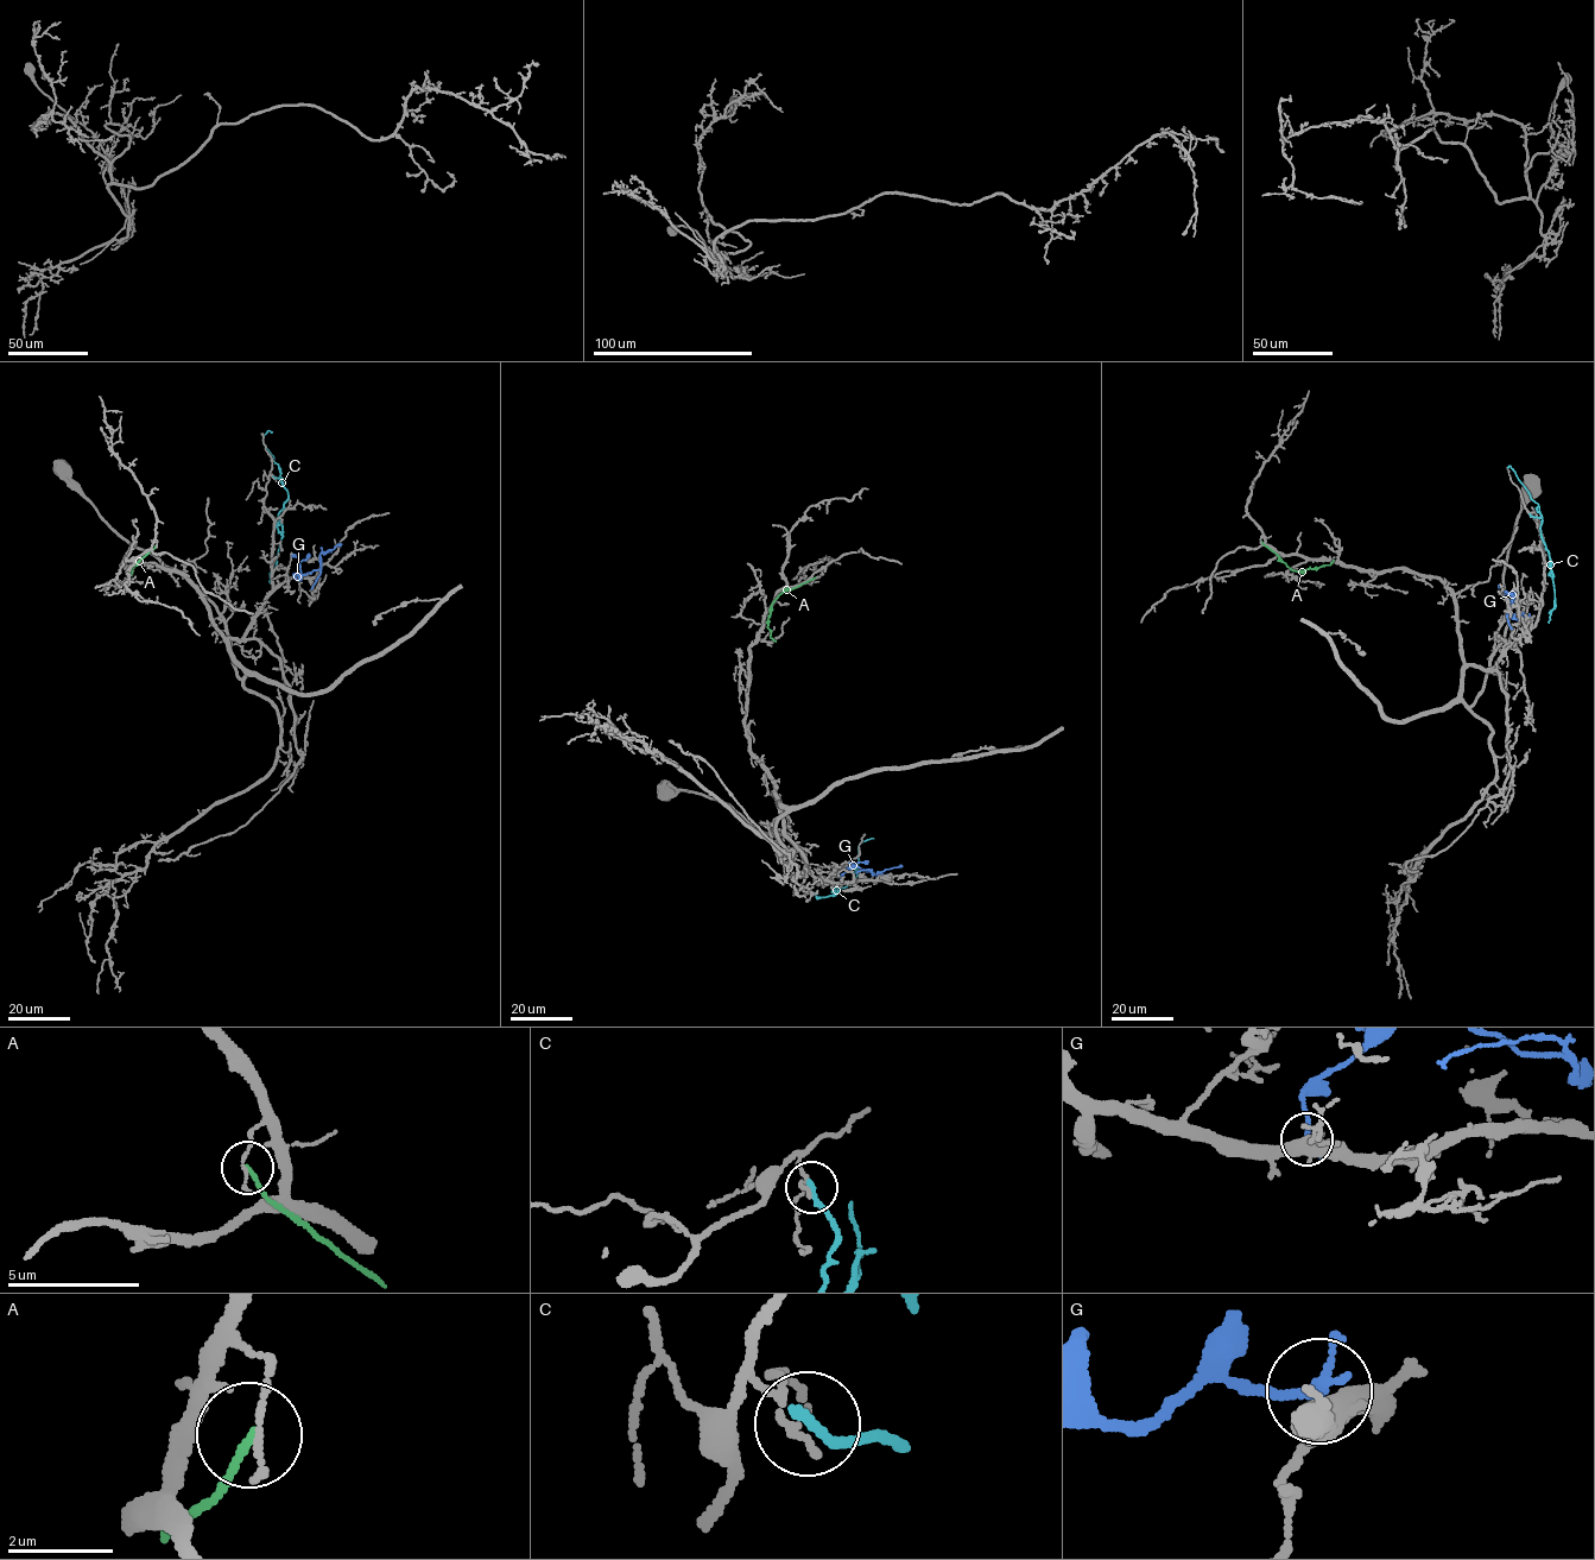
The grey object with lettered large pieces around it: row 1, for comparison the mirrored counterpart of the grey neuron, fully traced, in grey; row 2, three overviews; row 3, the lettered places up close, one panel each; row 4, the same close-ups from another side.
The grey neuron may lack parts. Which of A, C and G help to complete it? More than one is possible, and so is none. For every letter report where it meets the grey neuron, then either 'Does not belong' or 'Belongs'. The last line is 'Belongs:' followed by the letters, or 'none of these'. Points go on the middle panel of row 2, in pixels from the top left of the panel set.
A: Touches grey at (817, 576). Does not belong
C: Touches grey at (852, 864). Does not belong
G: Touches grey at (841, 882). Does not belong
Belongs: none of these

